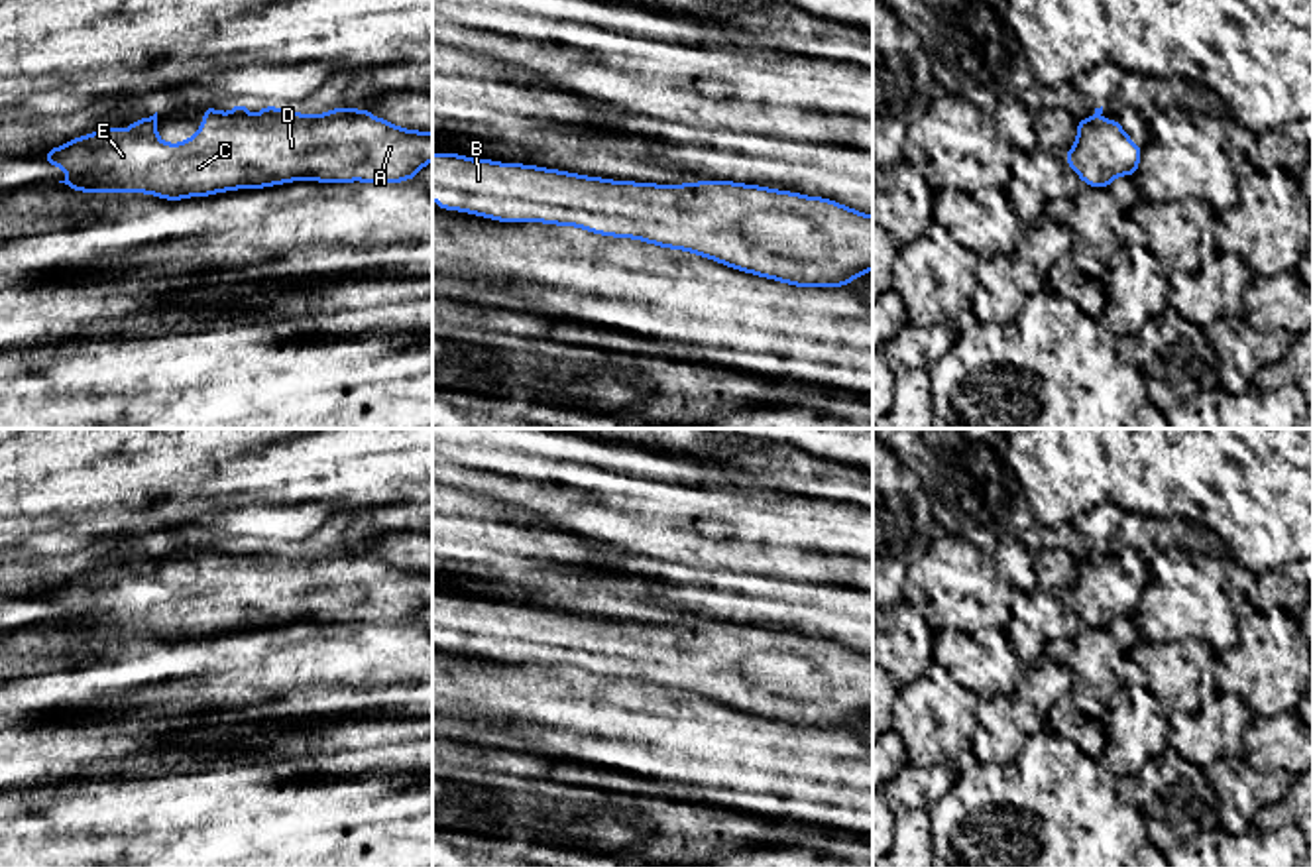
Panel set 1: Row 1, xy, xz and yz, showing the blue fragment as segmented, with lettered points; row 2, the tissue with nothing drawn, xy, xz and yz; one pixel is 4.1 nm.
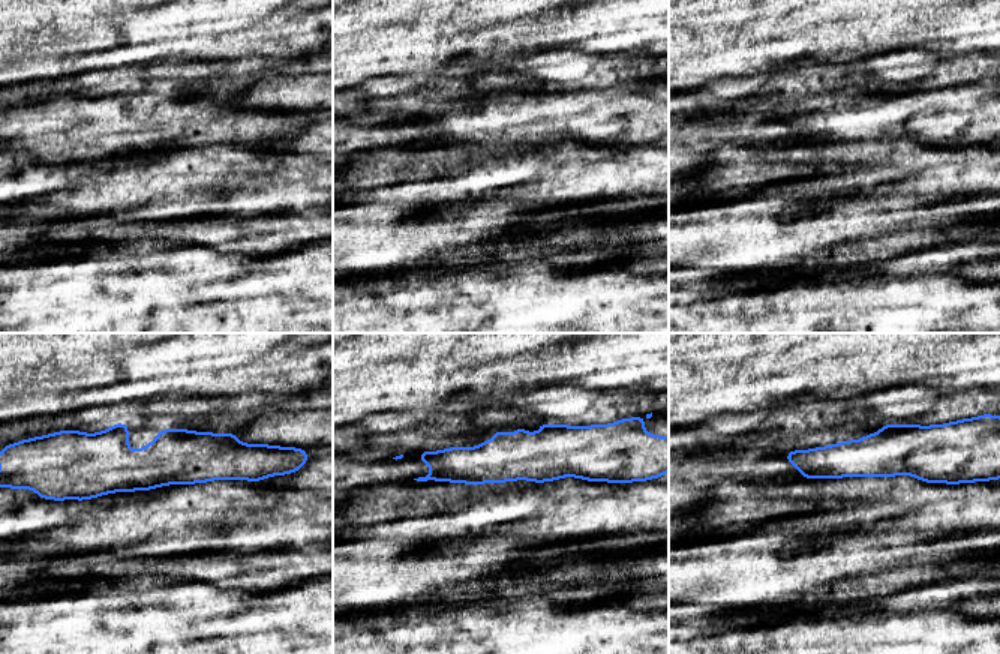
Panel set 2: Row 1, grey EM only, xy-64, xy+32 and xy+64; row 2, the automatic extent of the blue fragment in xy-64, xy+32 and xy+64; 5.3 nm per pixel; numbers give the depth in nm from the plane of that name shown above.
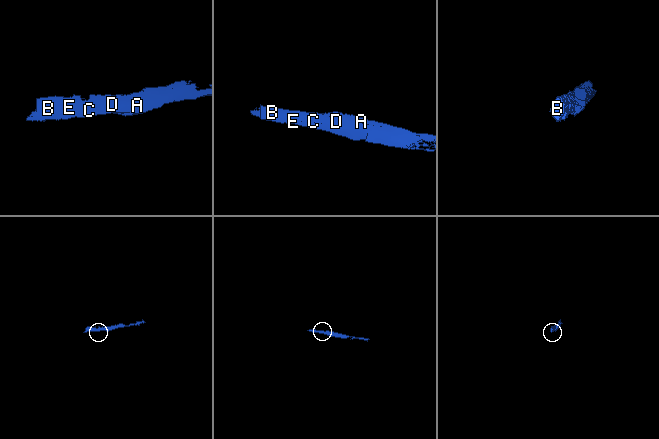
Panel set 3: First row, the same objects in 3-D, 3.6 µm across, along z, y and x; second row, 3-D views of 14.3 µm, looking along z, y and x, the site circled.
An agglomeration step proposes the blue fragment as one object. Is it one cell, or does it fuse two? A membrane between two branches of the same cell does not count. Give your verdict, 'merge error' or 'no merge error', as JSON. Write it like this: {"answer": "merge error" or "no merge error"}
{"answer": "no merge error"}

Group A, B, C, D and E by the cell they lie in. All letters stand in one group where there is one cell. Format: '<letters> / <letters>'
A B C D E

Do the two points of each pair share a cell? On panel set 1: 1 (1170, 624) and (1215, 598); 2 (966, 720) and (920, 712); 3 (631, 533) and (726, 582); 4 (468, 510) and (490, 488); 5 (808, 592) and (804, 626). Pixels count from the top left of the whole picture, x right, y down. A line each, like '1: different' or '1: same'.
1: same
2: same
3: different
4: different
5: same

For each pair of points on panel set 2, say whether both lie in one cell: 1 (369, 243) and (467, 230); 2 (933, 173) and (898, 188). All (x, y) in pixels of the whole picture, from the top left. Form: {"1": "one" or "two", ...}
{"1": "one", "2": "one"}

